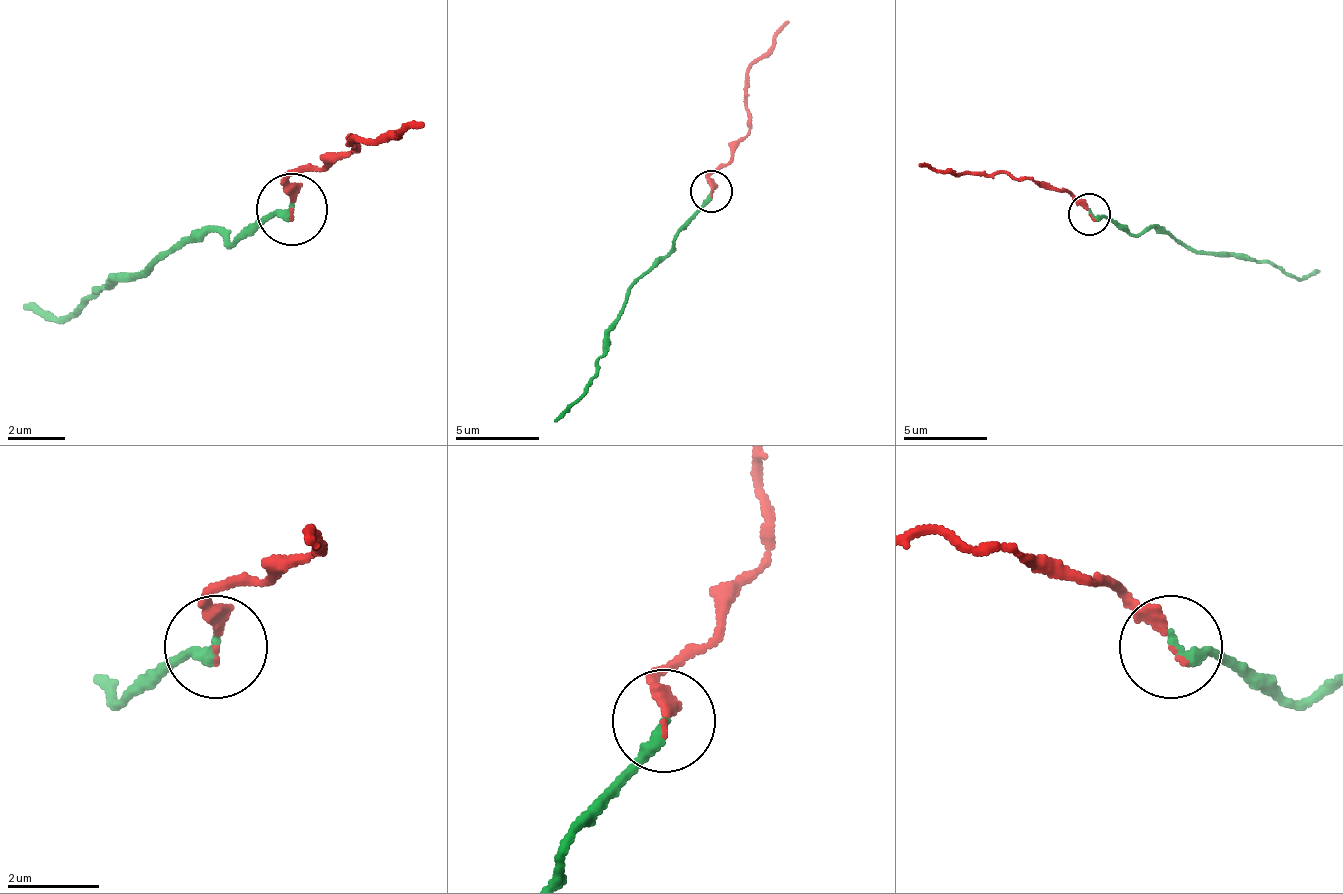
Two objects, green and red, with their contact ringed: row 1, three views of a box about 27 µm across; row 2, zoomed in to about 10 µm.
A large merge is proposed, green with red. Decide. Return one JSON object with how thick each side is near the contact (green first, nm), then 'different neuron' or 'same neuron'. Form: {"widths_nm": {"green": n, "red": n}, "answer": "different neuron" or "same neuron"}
{"widths_nm": {"green": 280, "red": 260}, "answer": "same neuron"}

